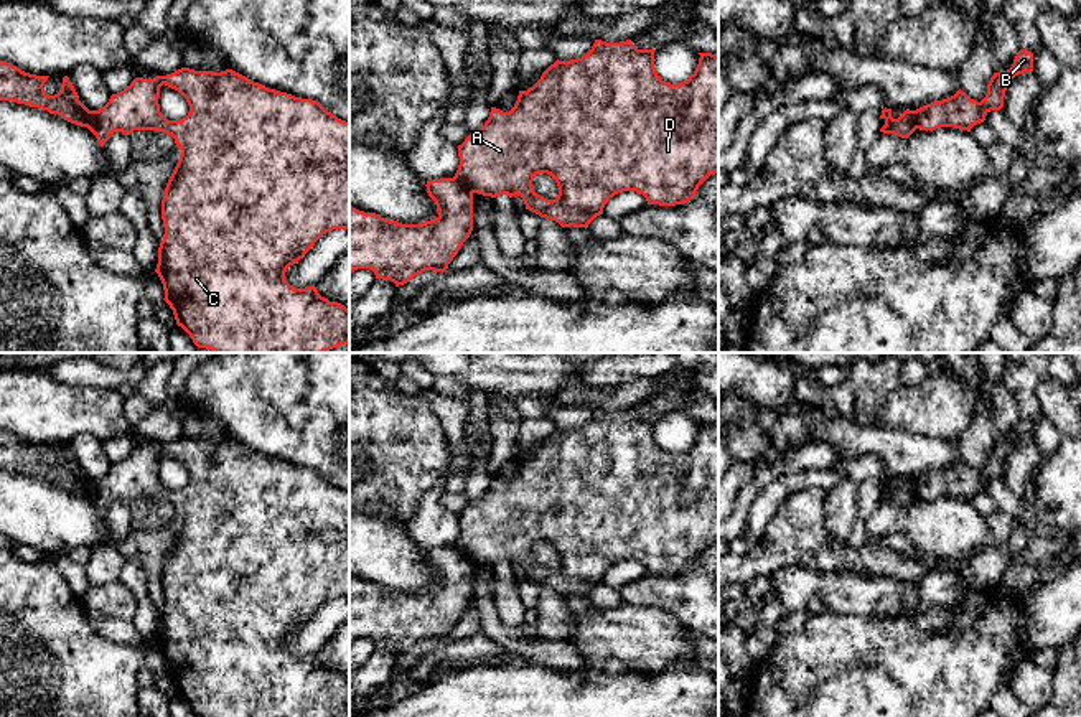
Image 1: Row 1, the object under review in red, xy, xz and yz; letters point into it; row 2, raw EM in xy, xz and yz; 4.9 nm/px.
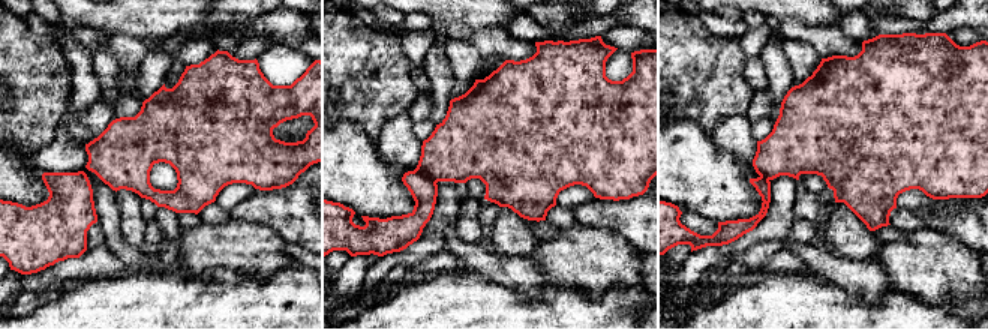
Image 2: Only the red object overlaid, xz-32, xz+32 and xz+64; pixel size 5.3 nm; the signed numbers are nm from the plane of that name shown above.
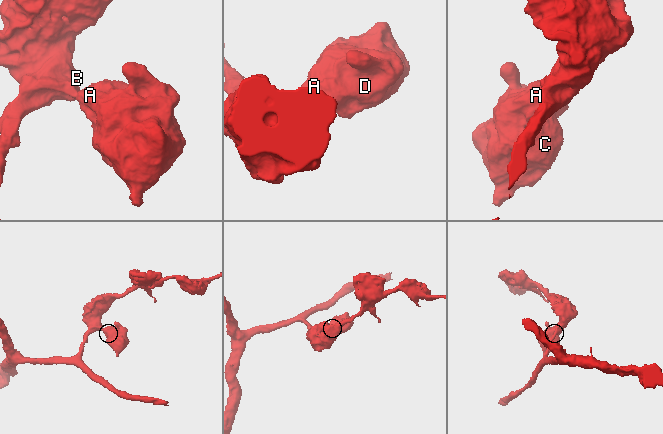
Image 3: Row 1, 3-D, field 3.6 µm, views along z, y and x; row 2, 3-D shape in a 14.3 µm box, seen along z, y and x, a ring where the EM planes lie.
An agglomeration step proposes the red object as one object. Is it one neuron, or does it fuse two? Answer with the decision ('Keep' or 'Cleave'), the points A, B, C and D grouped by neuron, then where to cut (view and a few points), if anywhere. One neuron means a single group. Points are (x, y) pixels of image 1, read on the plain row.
Cleave. Groups: A C D / B. Split along xz (453, 546), (473, 561)

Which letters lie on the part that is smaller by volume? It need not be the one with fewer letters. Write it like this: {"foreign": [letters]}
{"foreign": ["A", "C", "D"]}

